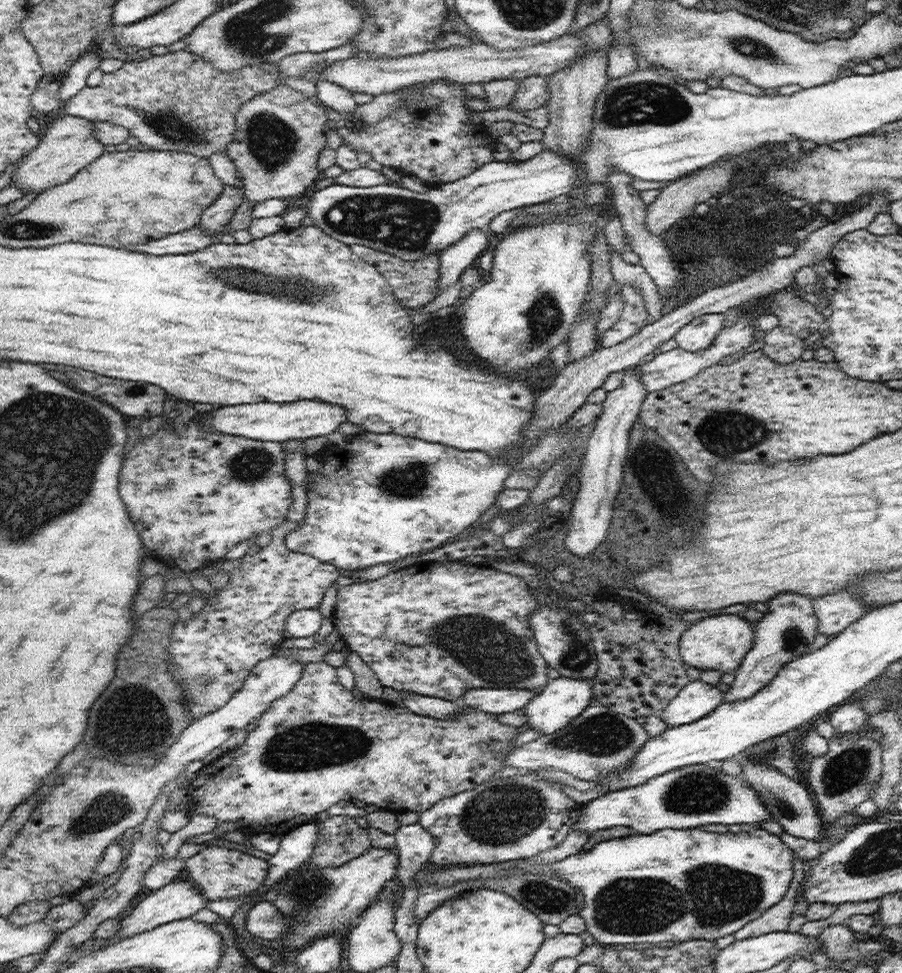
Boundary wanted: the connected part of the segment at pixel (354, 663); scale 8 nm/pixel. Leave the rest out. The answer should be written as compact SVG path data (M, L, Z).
M347 646L341 650L347 658L347 666L355 676L355 688L362 692L364 698L380 701L383 699L383 686L373 670L362 660L362 657Z

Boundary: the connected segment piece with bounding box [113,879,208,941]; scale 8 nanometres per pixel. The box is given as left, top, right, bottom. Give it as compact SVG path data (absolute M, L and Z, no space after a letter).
M174 879L170 884L152 891L144 900L142 900L125 919L120 920L121 930L113 937L122 940L132 937L136 934L146 933L157 926L167 922L188 919L198 910L206 907L207 900L202 896L199 890L193 889L188 881Z

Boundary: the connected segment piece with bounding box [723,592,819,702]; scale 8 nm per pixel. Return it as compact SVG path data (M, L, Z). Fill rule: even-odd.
M782 592L774 596L767 604L769 611L764 614L753 627L754 640L753 647L744 655L741 665L737 667L734 682L730 685L729 691L724 692L723 702L734 702L736 699L744 700L754 696L760 689L764 688L776 675L780 669L795 658L800 658L812 650L814 638L818 632L818 617L811 604L812 598L802 596L802 594L792 594L792 592Z

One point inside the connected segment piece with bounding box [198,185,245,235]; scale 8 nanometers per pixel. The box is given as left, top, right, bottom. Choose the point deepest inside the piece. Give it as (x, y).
(219, 213)

